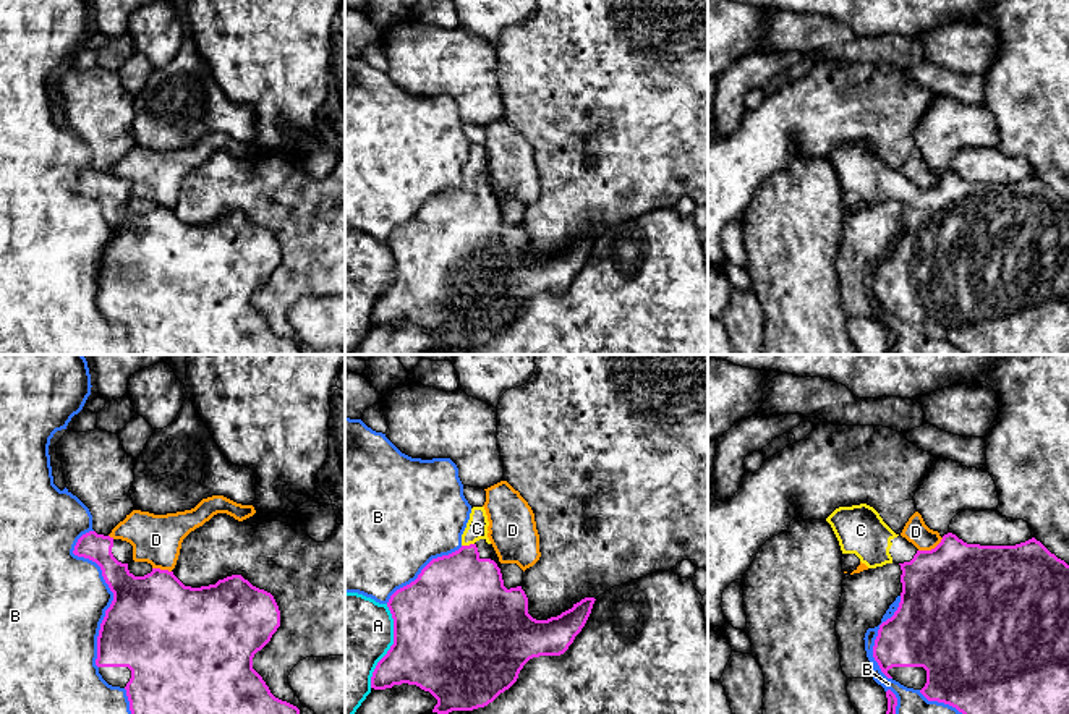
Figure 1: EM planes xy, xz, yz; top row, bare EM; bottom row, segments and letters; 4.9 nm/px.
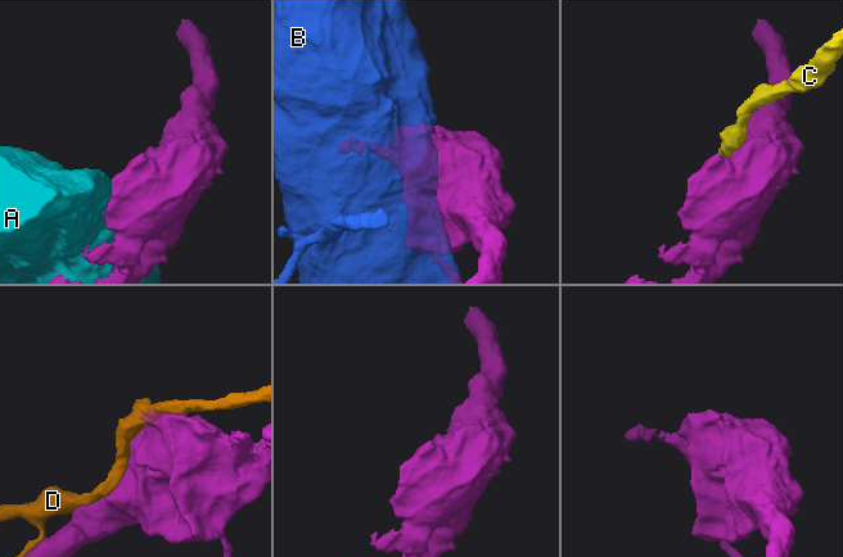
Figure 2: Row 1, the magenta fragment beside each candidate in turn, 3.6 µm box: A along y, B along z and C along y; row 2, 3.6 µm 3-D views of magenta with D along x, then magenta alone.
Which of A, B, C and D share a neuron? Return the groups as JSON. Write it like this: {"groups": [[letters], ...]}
{"groups": [["A"], ["B"], ["C"], ["D"]]}

